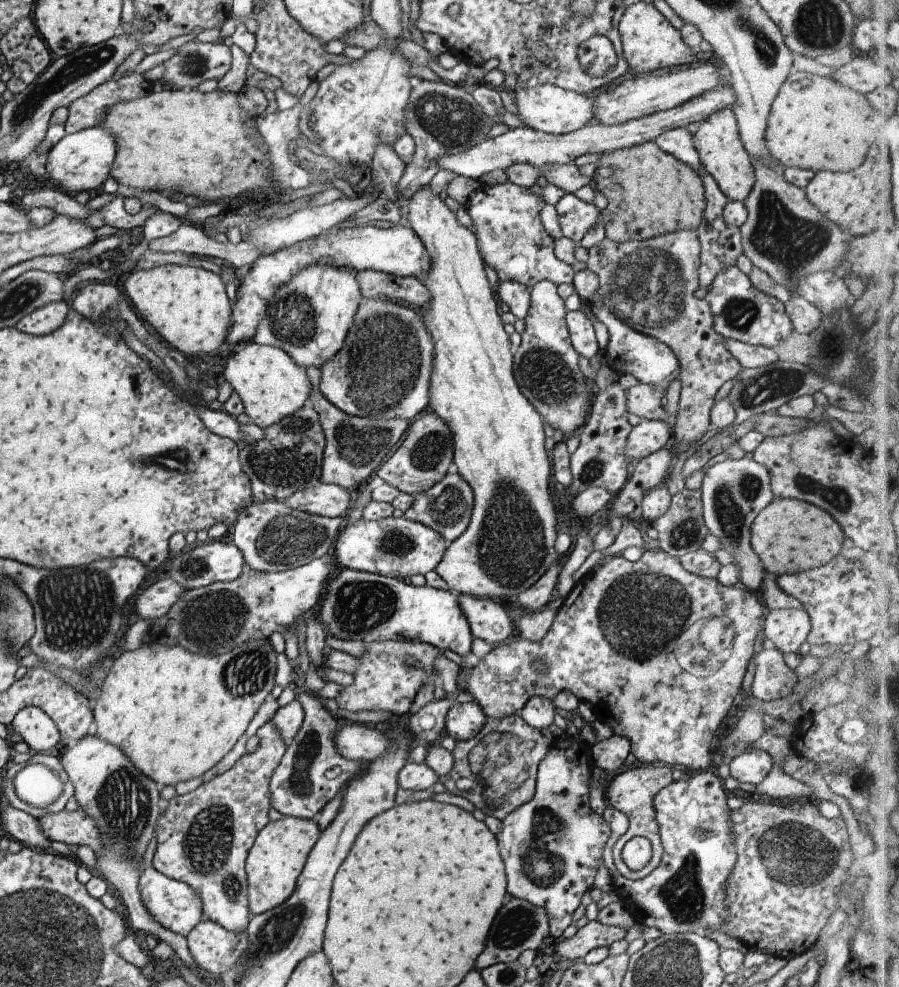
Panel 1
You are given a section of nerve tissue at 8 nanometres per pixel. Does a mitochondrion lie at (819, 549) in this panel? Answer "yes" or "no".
no

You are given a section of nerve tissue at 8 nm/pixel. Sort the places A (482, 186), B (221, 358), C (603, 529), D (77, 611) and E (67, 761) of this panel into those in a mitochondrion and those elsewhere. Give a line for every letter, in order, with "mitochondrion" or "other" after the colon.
A: other
B: other
C: other
D: mitochondrion
E: other

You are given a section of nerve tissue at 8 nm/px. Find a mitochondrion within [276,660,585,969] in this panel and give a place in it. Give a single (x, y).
(495, 768)

